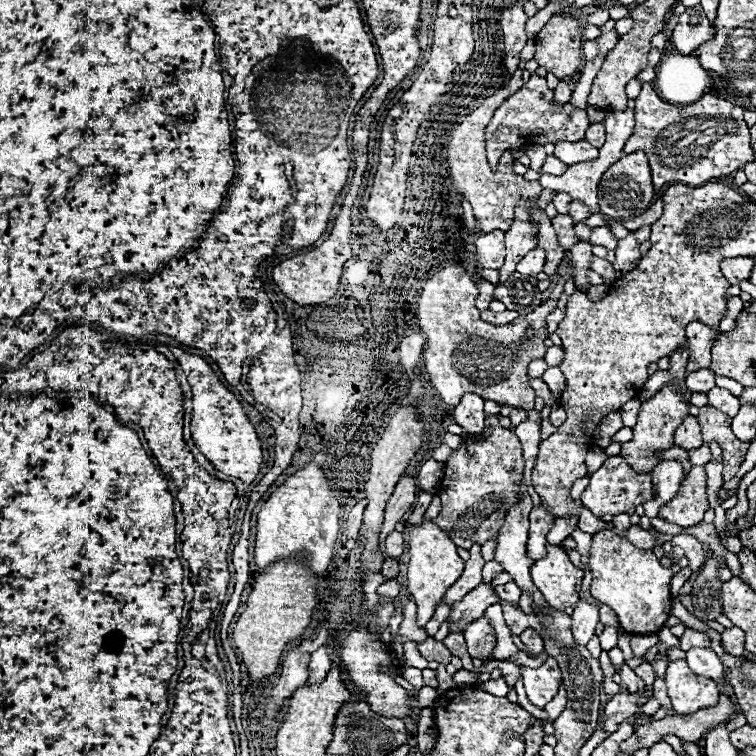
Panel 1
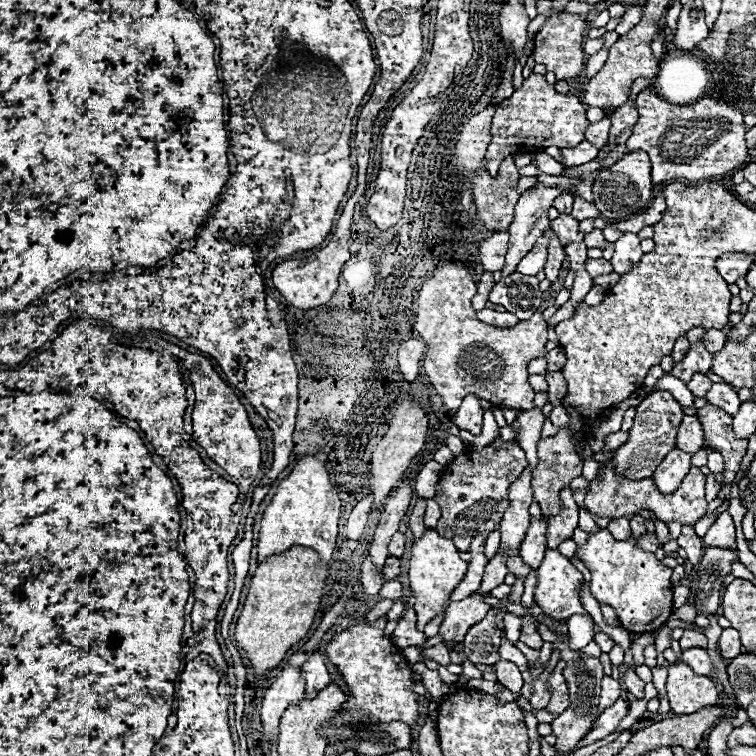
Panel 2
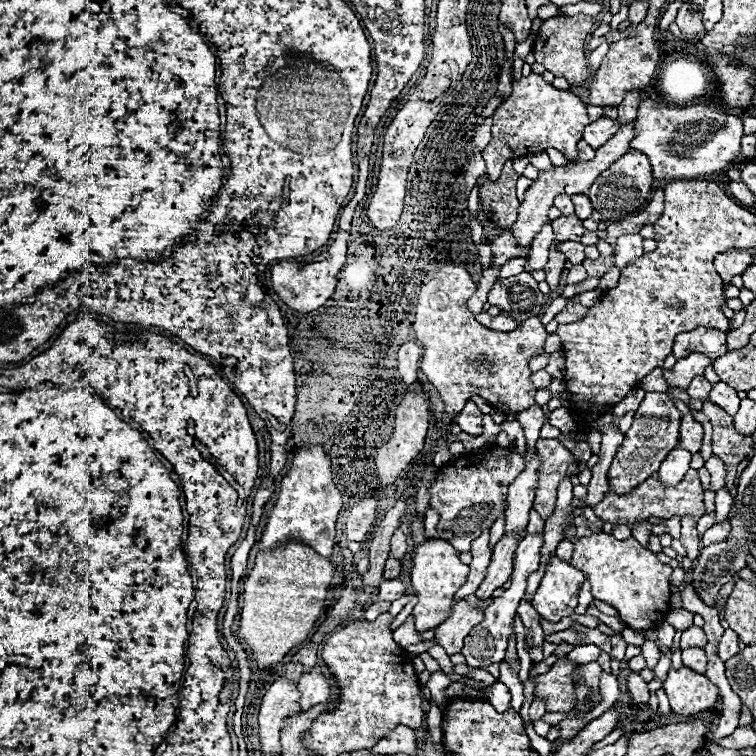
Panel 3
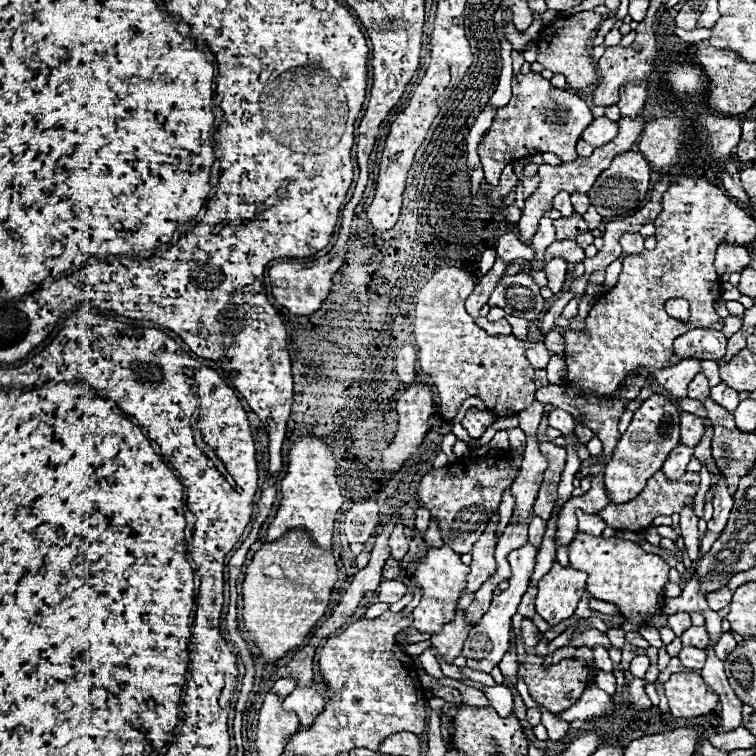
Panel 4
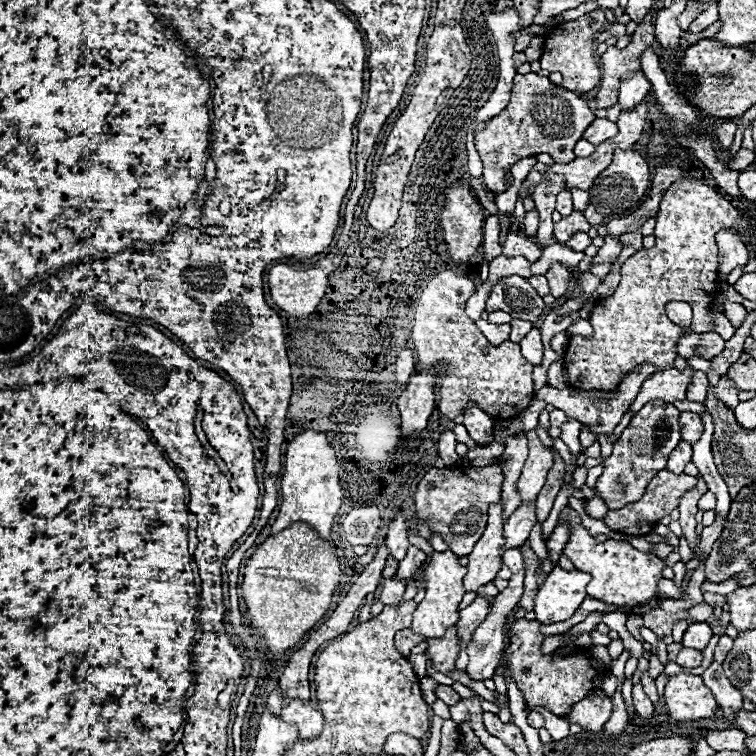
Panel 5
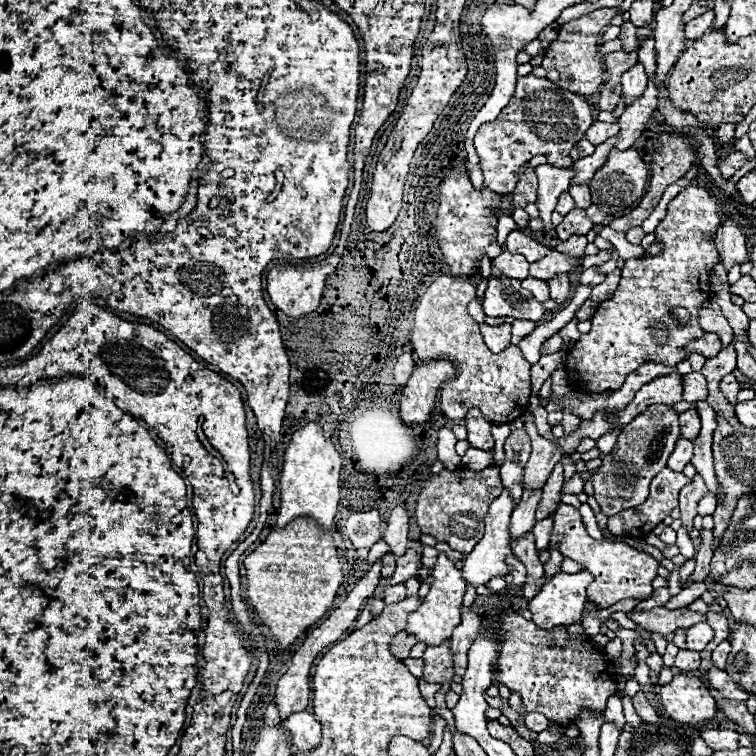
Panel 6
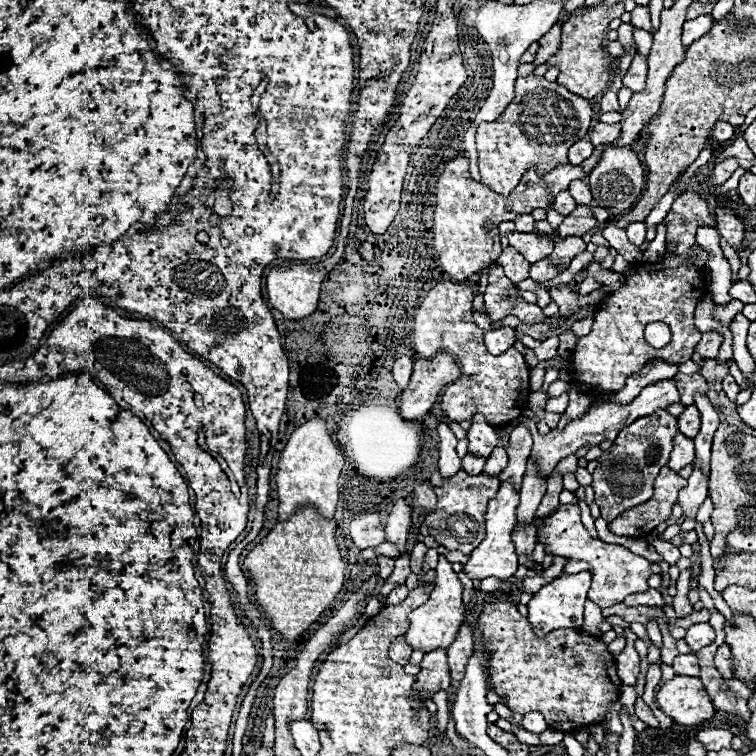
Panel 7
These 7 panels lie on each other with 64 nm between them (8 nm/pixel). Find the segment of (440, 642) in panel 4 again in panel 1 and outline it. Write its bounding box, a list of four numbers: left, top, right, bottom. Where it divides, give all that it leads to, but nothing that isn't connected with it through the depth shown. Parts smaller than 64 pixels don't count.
[448,584,498,632]

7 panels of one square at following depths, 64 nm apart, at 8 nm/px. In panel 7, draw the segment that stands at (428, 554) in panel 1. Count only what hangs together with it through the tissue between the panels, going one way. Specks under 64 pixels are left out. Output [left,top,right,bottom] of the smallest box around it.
[406,556,466,654]

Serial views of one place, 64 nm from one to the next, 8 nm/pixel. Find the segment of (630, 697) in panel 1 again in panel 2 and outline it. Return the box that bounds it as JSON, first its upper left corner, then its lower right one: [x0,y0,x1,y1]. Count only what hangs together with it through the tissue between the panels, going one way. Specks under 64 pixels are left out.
[578,698,628,748]

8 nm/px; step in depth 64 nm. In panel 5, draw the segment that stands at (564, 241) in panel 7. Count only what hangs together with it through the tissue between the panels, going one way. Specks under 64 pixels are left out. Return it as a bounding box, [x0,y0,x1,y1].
[566,232,592,252]

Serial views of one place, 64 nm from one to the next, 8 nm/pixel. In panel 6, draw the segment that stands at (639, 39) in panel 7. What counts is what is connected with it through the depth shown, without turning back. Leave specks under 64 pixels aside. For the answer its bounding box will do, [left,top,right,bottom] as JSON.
[638,37,654,78]

